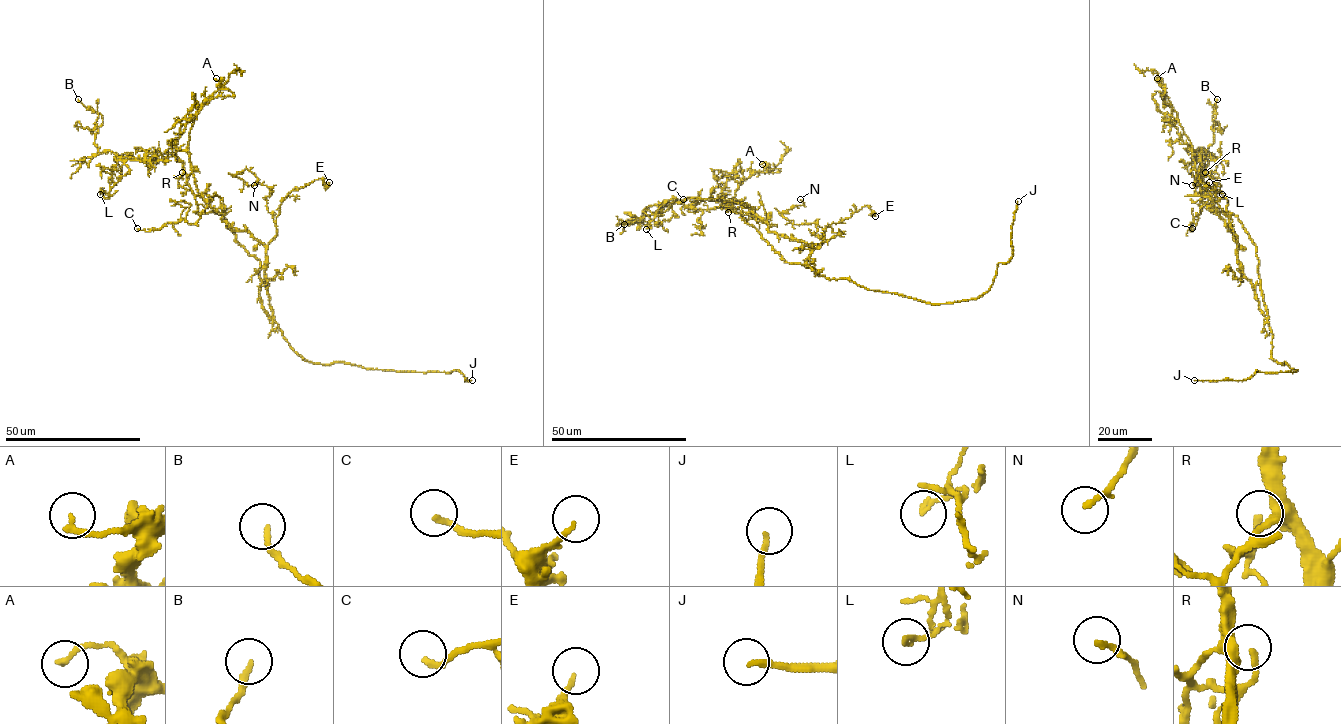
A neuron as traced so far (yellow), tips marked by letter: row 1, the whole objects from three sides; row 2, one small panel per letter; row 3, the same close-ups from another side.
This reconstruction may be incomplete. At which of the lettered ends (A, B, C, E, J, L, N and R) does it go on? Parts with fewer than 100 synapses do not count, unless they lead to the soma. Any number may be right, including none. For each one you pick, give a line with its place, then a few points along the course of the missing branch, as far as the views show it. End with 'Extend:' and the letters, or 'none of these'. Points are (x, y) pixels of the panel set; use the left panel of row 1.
J: Place: (472, 380). Course of what is missing: (472, 380), (483, 376), (483, 328), (488, 322), (512, 325), (530, 279), (533, 245), (522, 206), (501, 180)
Extend: J

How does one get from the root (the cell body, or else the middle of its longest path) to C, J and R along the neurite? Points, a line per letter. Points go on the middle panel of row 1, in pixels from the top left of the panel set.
C: (810, 268), (818, 274), (806, 263), (811, 244), (770, 232), (768, 225), (751, 207), (720, 197), (683, 199)
J: (810, 268), (828, 279), (934, 304), (976, 299), (989, 289), (997, 265), (1012, 256), (1018, 201)
R: (810, 268), (786, 262), (738, 212), (727, 207), (728, 212)

